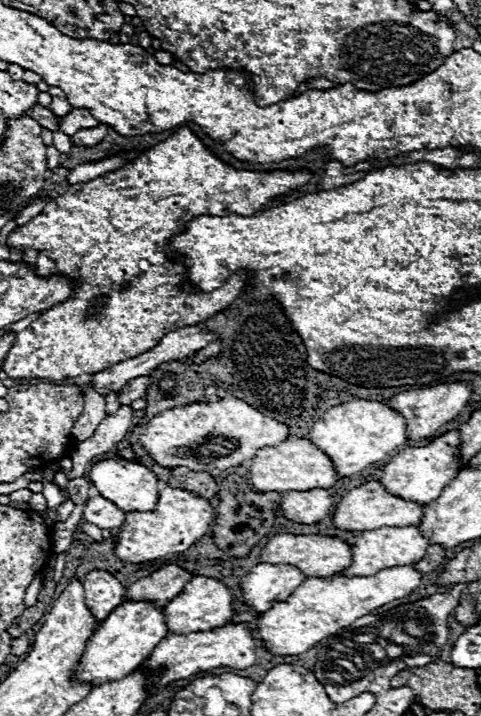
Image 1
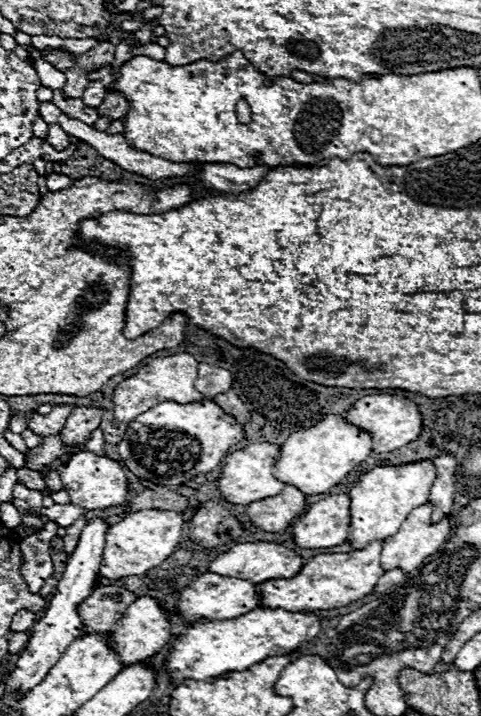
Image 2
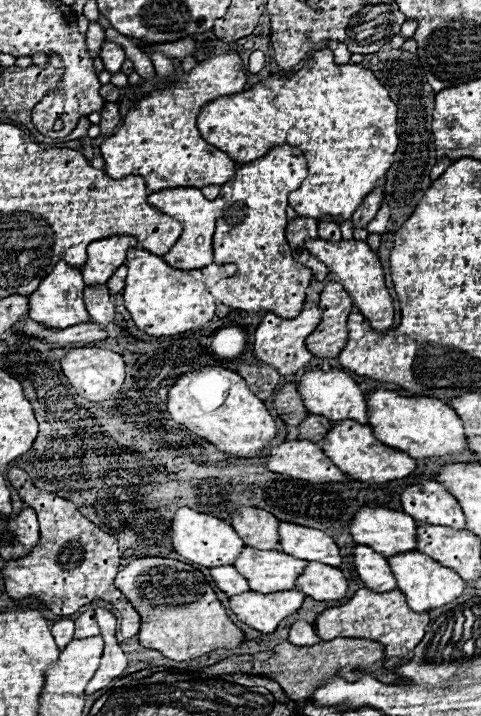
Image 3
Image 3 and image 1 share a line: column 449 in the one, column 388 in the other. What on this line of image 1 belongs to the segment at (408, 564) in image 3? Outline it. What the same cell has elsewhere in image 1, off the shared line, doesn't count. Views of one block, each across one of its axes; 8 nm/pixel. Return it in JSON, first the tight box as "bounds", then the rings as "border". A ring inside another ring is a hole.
{"bounds":[258,566,422,654],"border":[[[392,566],[376,572],[374,576],[336,574],[330,578],[308,578],[286,602],[276,604],[260,616],[258,636],[274,654],[302,654],[322,638],[338,632],[338,628],[346,628],[392,600],[406,598],[420,586],[420,582],[422,574],[414,566]]]}

